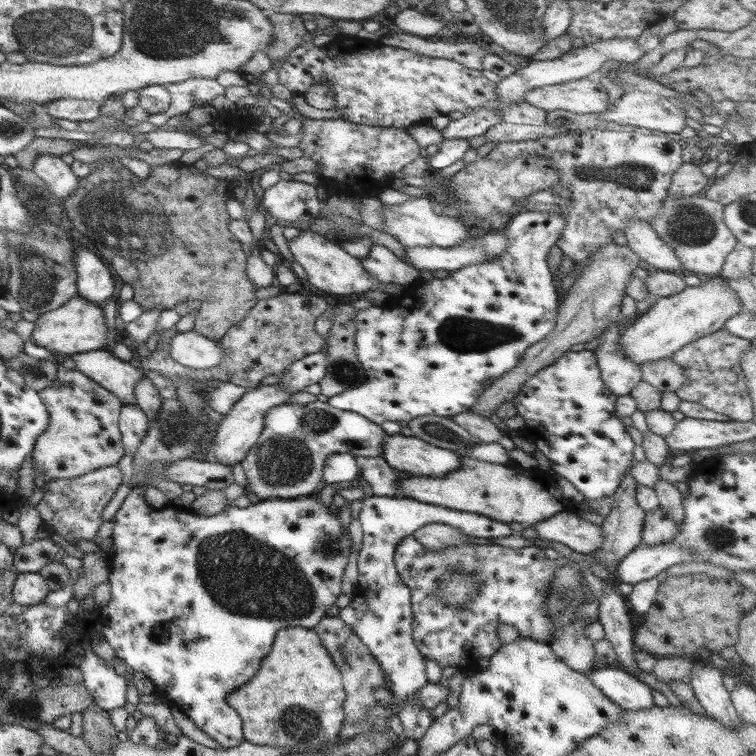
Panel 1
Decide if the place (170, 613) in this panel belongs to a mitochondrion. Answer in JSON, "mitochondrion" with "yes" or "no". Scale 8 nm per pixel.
{"mitochondrion":"no"}

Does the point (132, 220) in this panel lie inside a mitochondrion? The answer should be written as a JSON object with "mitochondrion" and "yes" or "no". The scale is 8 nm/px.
{"mitochondrion":"yes"}

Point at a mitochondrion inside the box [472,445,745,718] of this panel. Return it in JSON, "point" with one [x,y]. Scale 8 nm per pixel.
{"point":[719,538]}

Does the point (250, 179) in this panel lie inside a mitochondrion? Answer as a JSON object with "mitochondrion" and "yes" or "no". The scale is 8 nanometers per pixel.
{"mitochondrion":"no"}

